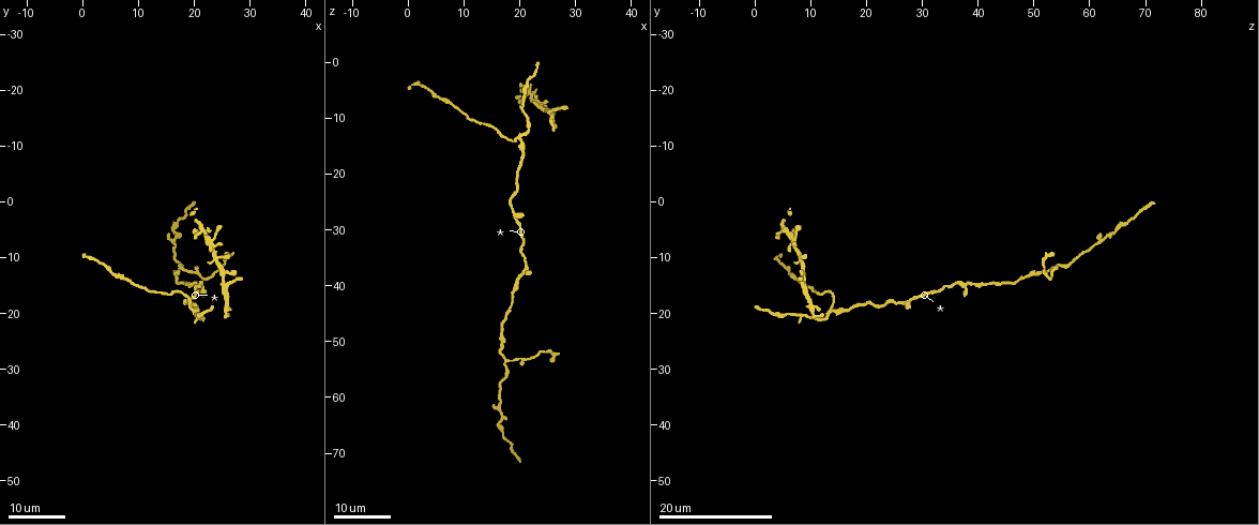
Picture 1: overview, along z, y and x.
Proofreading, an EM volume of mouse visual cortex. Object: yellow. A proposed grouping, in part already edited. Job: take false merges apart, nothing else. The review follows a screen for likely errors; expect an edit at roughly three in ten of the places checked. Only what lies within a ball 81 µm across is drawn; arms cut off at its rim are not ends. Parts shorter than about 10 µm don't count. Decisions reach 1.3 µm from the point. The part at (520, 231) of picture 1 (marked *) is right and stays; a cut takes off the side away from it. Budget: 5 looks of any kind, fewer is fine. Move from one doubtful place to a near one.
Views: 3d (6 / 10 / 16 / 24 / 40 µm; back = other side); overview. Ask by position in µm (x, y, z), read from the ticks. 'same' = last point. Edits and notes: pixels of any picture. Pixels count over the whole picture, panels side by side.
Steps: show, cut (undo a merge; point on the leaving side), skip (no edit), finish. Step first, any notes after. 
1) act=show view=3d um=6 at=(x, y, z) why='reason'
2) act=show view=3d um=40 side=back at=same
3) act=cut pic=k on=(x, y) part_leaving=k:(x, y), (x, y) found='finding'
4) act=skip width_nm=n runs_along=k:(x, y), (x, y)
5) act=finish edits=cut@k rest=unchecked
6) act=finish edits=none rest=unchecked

act=show view=3d um=16 at=(19.5, 18.0, 28.0) why='thin neck'

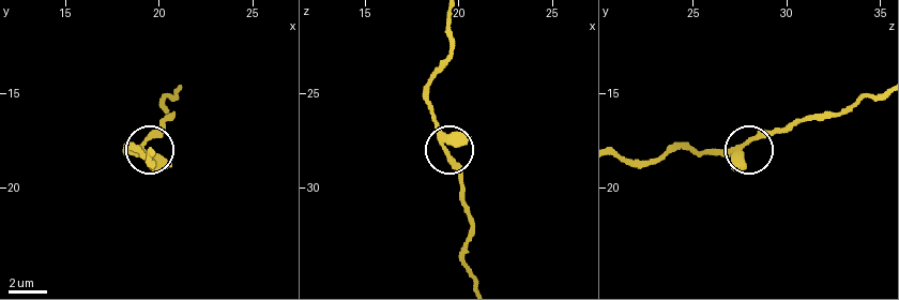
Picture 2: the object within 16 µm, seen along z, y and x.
act=show view=3d um=6 at=(19.3, 17.6, 28.2)

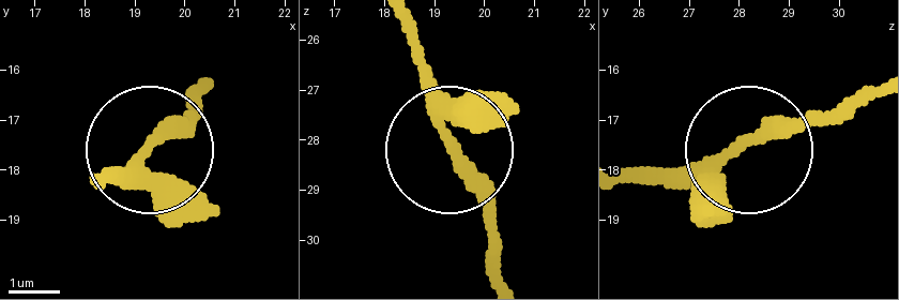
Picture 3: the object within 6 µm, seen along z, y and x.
act=show view=3d um=6 side=back at=(19.35, 17.50, 28.05)

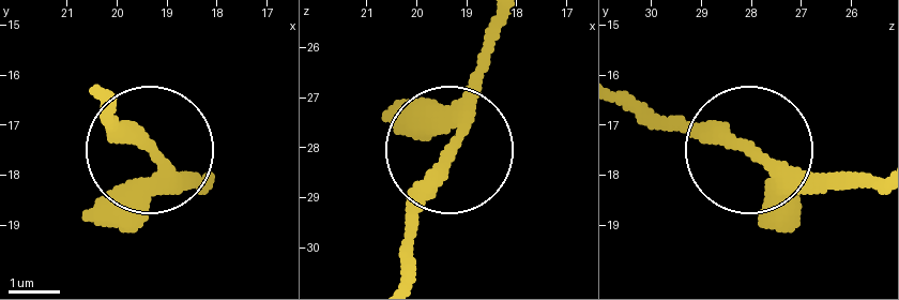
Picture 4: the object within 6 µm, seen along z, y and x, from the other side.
act=skip runs_along=4:(406, 259), (490, 25) found='all the same neuron'

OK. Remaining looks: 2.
act=show view=3d um=24 at=(19.5, 19.0, 13.5) why='side arm on a straight run'

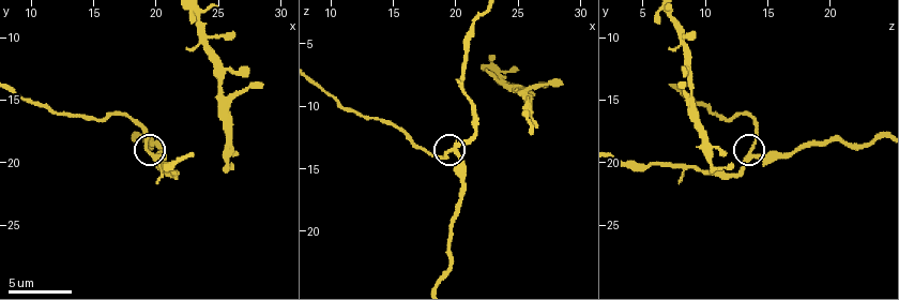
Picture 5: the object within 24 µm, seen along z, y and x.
act=show view=3d um=10 at=(19.6, 19.4, 13.4) why='zoom in'

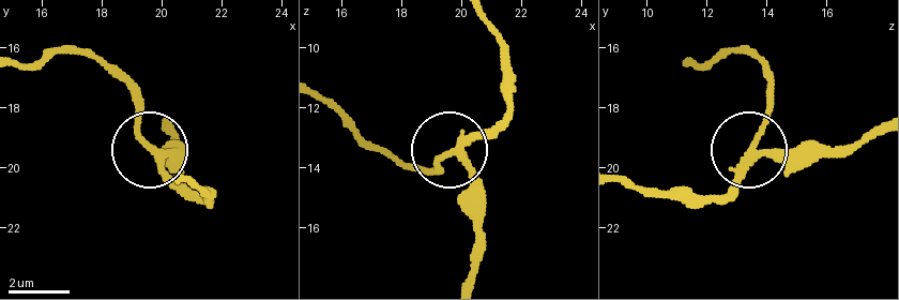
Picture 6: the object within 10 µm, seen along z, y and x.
act=skip arms=3 runs_along=6:(880, 129), (850, 144), (758, 151), (771, 77) found='one neuron here'

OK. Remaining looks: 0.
act=finish edits=none rest=unchecked

